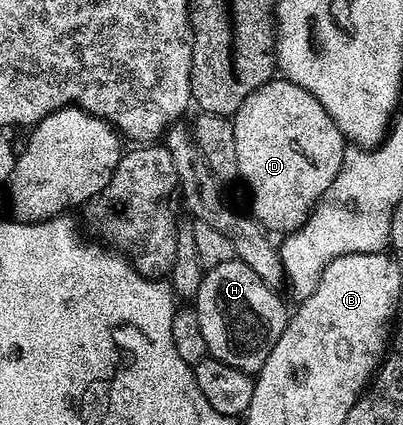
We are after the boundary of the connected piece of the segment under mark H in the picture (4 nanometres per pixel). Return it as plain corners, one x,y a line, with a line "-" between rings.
237,258
206,268
201,289
197,289
193,300
193,312
205,339
207,355
233,369
258,373
287,328
289,311
283,308
279,294
276,288
265,285
249,265

